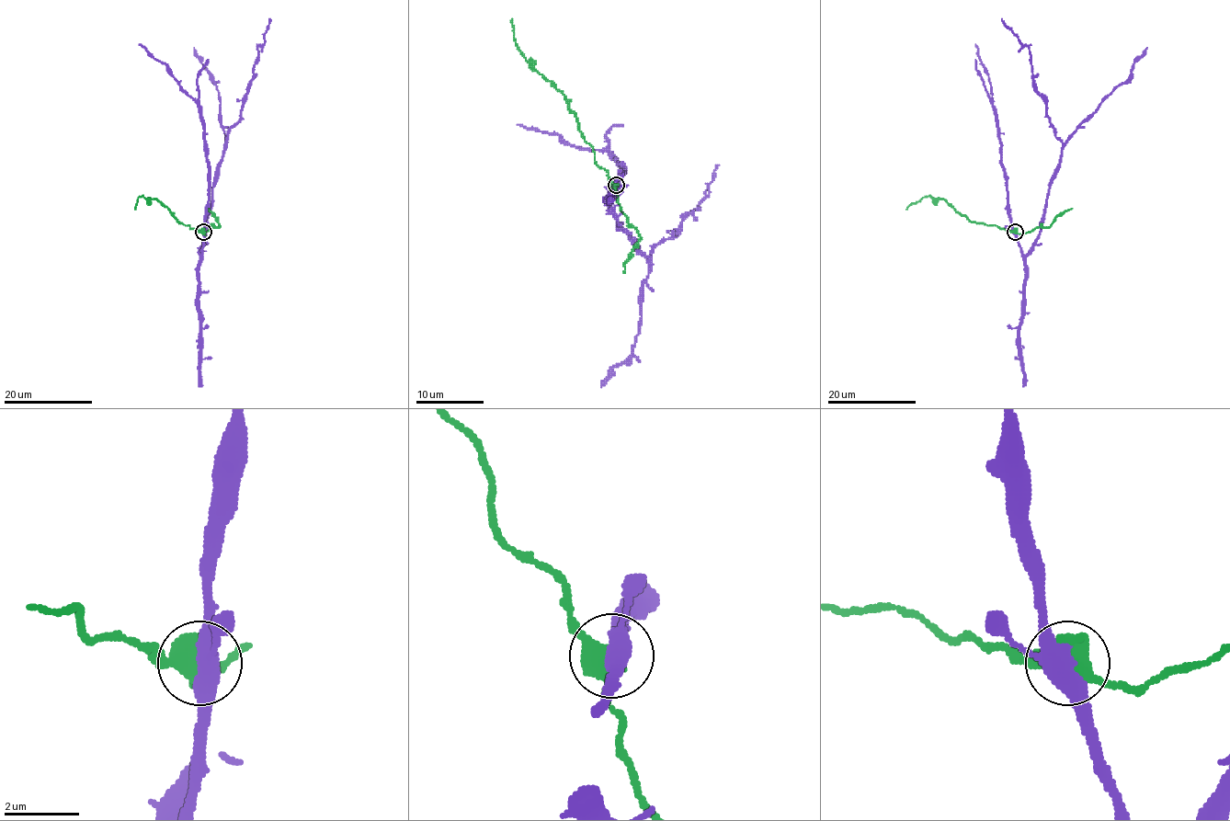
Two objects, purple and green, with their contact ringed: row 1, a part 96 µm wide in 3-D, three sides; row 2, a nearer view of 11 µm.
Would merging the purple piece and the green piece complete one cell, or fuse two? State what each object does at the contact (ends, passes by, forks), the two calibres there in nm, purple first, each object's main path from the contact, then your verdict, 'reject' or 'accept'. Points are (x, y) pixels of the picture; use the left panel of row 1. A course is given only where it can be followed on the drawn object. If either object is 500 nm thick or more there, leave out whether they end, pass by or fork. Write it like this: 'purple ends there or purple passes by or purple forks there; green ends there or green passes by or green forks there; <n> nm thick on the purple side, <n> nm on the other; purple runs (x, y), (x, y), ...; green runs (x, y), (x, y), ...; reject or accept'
420 nm thick on the purple side, 550 nm on the other; purple runs (204, 231), (201, 256), (212, 184), (228, 131), (241, 114), (257, 49), (265, 43), (270, 18); green runs (204, 231), (190, 228), (189, 224), (185, 225), (160, 201), (143, 196), (138, 198), (135, 209); reject

